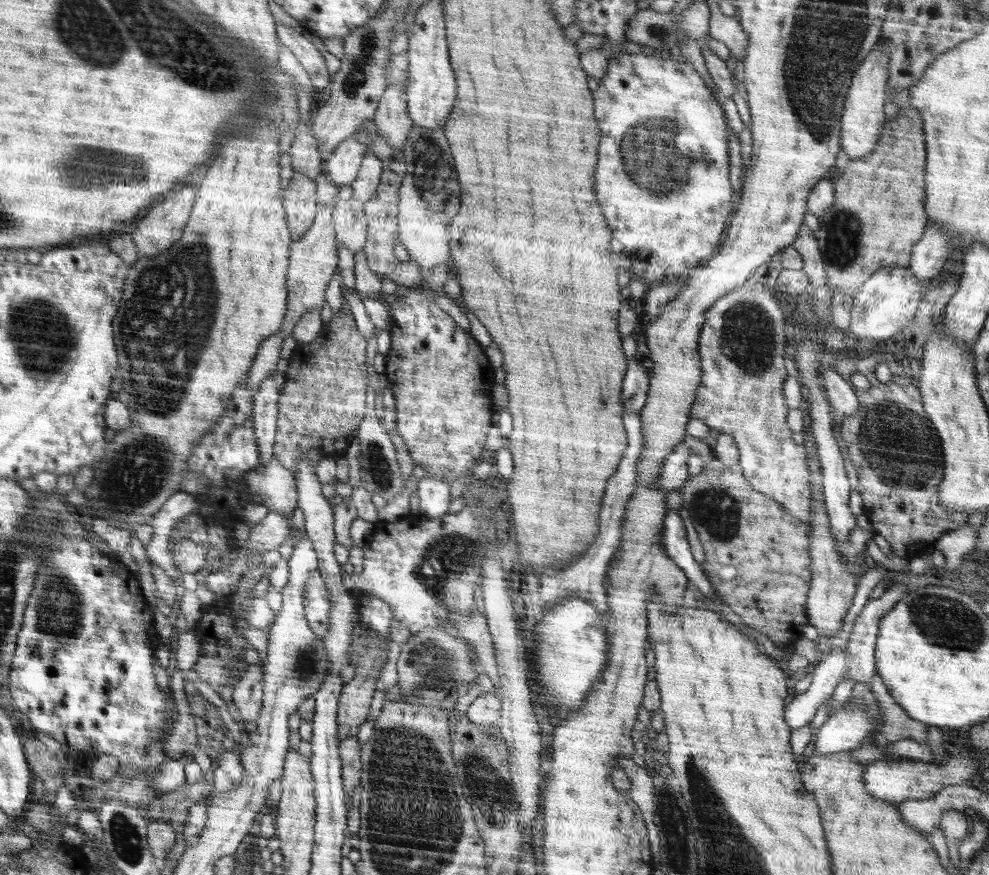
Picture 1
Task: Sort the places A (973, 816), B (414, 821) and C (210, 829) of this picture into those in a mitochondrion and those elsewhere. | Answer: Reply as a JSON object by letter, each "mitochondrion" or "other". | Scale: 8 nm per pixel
{"A":"other","B":"mitochondrion","C":"other"}

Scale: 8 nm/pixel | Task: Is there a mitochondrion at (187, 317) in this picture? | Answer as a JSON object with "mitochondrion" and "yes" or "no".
{"mitochondrion":"yes"}

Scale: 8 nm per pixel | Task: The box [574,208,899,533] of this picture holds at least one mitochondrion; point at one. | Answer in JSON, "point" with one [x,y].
{"point":[747,338]}

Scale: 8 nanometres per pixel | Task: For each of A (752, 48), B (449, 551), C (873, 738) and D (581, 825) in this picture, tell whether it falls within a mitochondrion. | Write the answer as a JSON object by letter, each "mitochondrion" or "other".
{"A":"other","B":"mitochondrion","C":"other","D":"other"}

